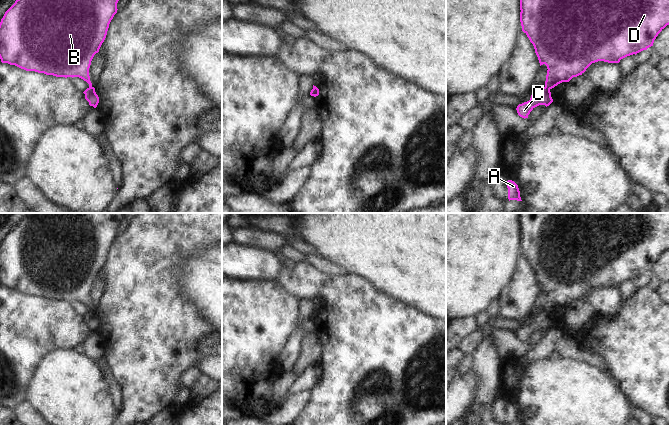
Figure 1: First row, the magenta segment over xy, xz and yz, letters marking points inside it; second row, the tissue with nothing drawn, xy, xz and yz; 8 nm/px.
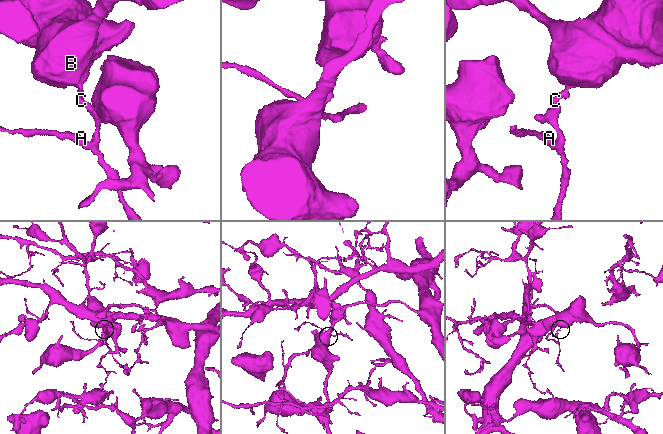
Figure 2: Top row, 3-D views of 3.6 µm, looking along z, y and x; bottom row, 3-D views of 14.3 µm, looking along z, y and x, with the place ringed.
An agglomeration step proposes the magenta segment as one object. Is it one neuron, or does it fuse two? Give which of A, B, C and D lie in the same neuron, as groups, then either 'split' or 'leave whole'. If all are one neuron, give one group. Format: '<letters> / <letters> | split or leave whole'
A C / B D | split

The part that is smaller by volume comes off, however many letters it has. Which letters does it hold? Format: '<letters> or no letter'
A, C.

